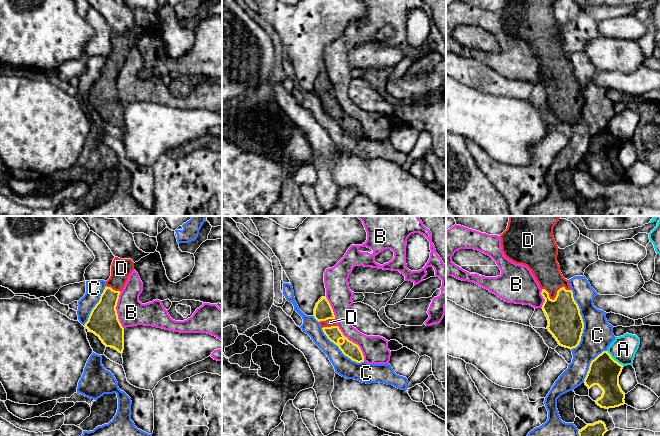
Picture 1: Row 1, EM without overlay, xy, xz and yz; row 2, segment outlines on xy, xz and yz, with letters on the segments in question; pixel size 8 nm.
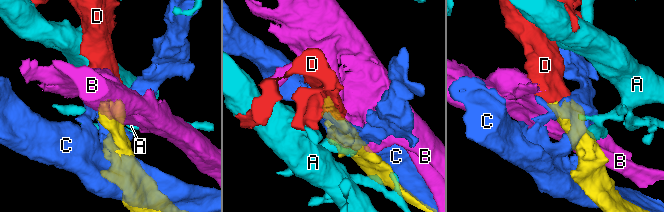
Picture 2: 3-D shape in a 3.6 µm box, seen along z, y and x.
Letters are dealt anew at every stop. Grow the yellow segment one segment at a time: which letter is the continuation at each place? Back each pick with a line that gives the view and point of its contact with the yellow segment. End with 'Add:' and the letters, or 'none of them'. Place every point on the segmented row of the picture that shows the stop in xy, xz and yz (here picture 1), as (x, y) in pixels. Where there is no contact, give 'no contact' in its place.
D: contact yz (556, 295)
Add: D

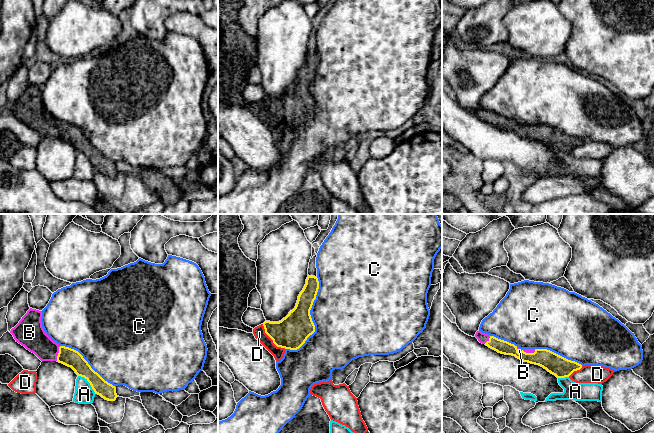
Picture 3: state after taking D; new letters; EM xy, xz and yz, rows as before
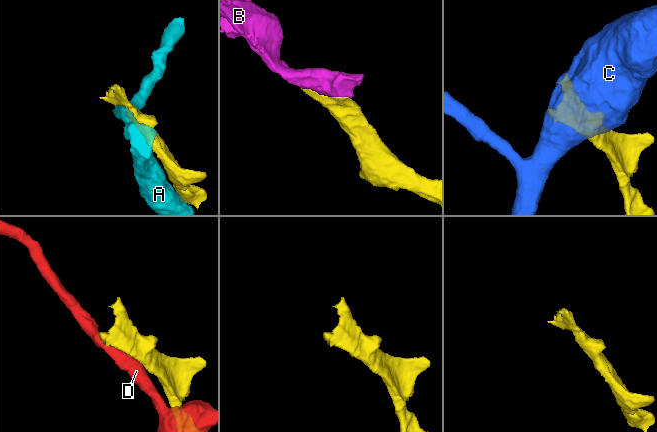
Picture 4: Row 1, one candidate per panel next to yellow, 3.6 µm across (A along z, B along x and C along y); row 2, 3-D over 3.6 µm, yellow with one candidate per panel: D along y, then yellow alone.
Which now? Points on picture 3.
B: contact yz (525, 352)
Add: B

